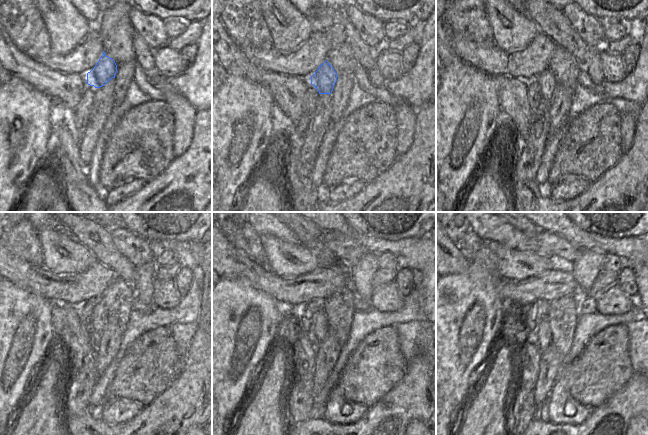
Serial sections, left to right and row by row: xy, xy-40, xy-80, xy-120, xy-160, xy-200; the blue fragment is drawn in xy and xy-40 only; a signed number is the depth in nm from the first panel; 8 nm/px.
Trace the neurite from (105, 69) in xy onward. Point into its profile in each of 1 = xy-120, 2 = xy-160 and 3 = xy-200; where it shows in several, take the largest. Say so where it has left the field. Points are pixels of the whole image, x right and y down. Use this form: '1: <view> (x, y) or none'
1: xy-120 (99, 318)
2: xy-160 (319, 329)
3: xy-200 (543, 332)

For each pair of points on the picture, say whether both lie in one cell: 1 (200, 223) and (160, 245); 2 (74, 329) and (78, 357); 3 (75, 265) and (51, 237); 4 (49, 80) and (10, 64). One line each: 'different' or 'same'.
1: different
2: same
3: same
4: same

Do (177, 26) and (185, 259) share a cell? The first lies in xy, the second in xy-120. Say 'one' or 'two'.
two

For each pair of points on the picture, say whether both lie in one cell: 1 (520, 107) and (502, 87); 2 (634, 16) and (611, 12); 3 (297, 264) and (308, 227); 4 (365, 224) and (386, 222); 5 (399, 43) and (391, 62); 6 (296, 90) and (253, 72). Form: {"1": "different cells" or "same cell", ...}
{"1": "same cell", "2": "same cell", "3": "different cells", "4": "same cell", "5": "different cells", "6": "same cell"}

